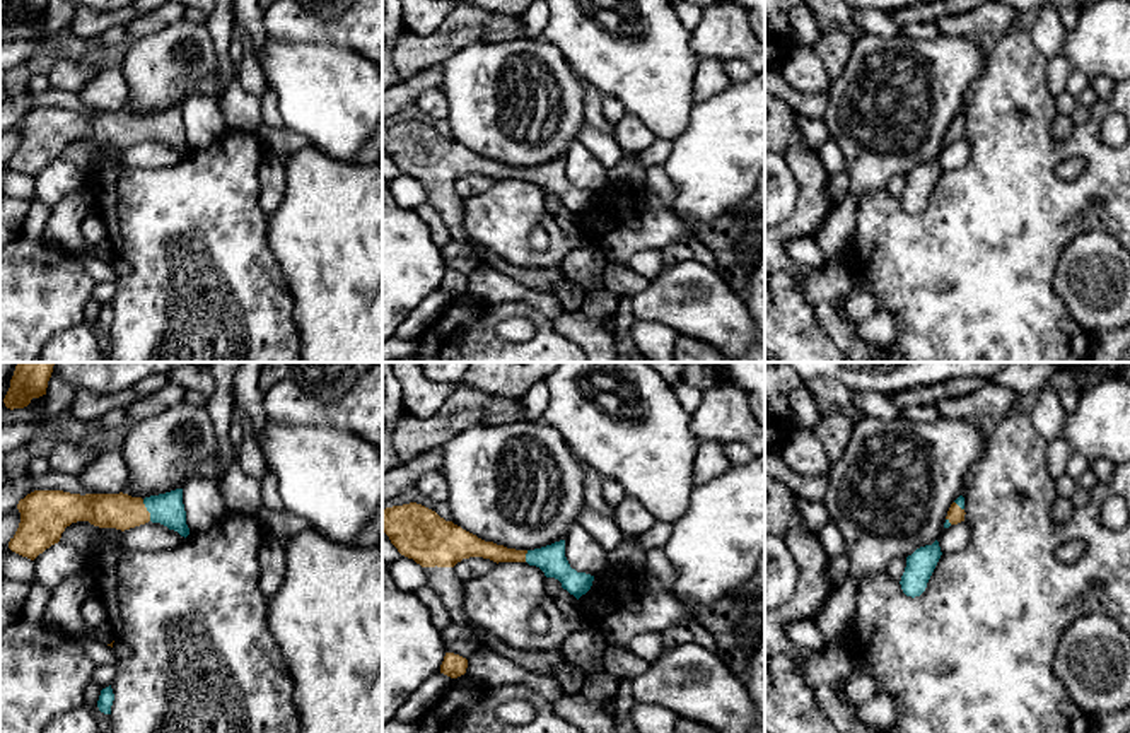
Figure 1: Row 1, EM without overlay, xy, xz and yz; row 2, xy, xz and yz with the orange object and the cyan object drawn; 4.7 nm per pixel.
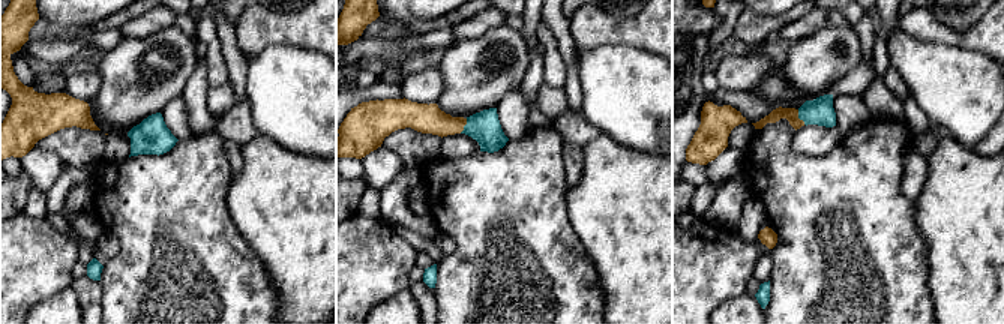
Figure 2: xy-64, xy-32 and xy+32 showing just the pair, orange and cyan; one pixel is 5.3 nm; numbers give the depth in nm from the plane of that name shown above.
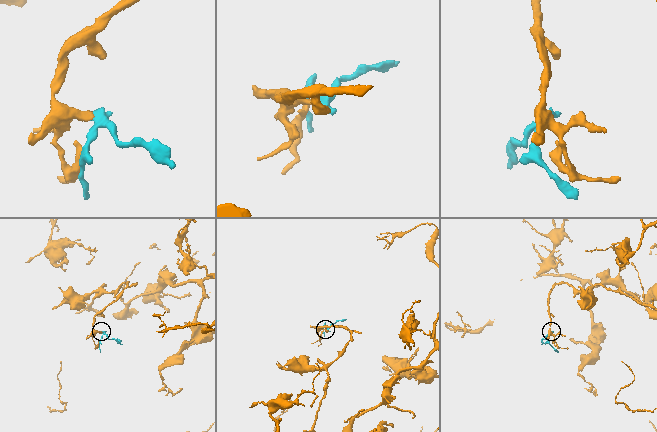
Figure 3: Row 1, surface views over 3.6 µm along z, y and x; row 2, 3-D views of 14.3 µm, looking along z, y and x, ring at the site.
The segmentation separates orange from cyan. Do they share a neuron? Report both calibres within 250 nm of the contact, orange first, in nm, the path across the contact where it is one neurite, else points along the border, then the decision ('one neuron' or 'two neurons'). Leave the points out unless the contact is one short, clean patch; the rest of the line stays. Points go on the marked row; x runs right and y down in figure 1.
170/150 nm | across xy (122, 511), (145, 510), (168, 510) | one neuron

